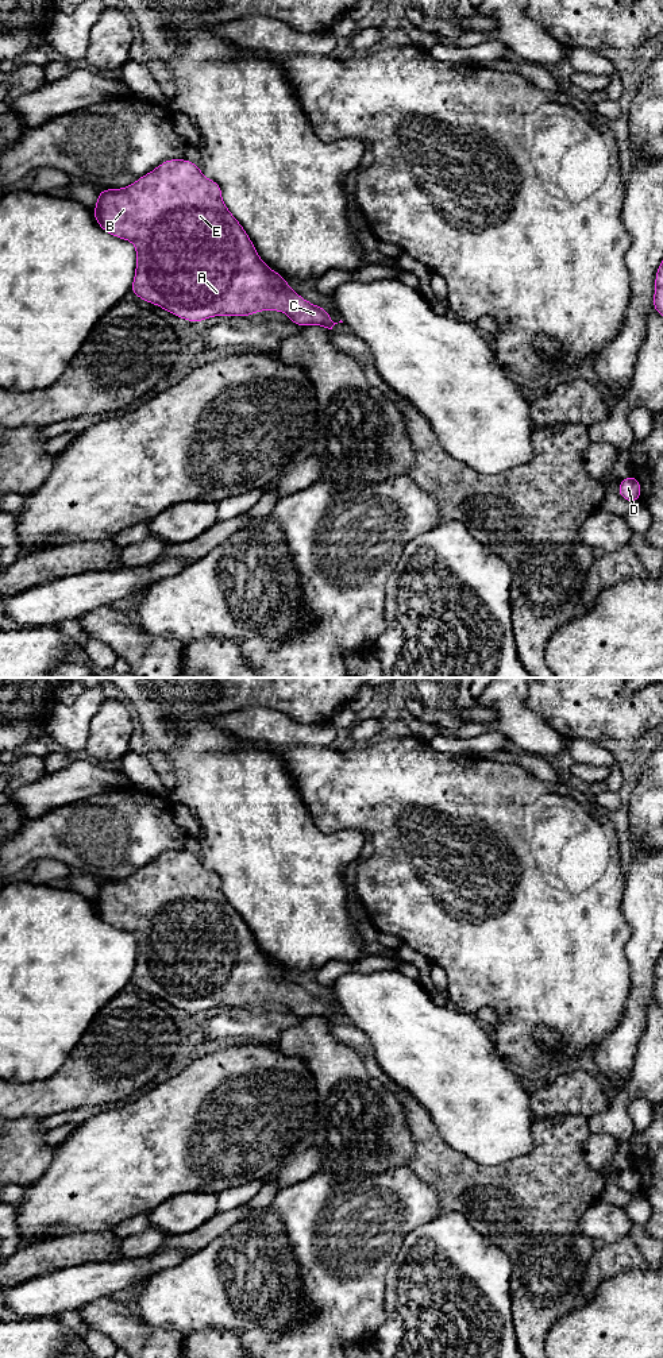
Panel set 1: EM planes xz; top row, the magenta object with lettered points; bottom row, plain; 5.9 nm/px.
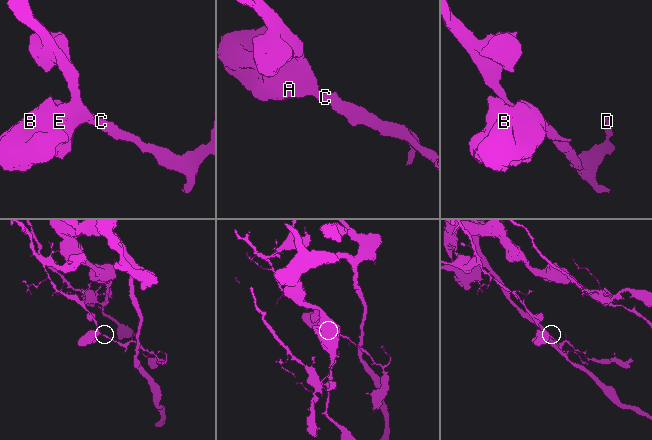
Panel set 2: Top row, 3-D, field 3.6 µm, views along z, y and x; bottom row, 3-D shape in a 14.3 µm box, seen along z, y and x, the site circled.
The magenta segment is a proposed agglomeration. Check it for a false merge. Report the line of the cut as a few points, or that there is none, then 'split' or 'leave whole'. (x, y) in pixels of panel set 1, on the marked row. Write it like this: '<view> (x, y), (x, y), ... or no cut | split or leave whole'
no cut | leave whole

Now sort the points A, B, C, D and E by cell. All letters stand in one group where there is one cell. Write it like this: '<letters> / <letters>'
A B C D E

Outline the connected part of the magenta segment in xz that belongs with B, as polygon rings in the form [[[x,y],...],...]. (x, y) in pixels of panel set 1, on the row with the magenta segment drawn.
[[[169,159],[127,188],[99,192],[97,207],[92,212],[105,232],[130,240],[136,247],[136,270],[130,292],[174,316],[197,323],[219,315],[244,317],[261,310],[280,310],[300,327],[316,324],[332,329],[338,324],[324,308],[304,300],[281,274],[266,266],[240,223],[223,202],[220,185],[205,178],[193,162]]]

